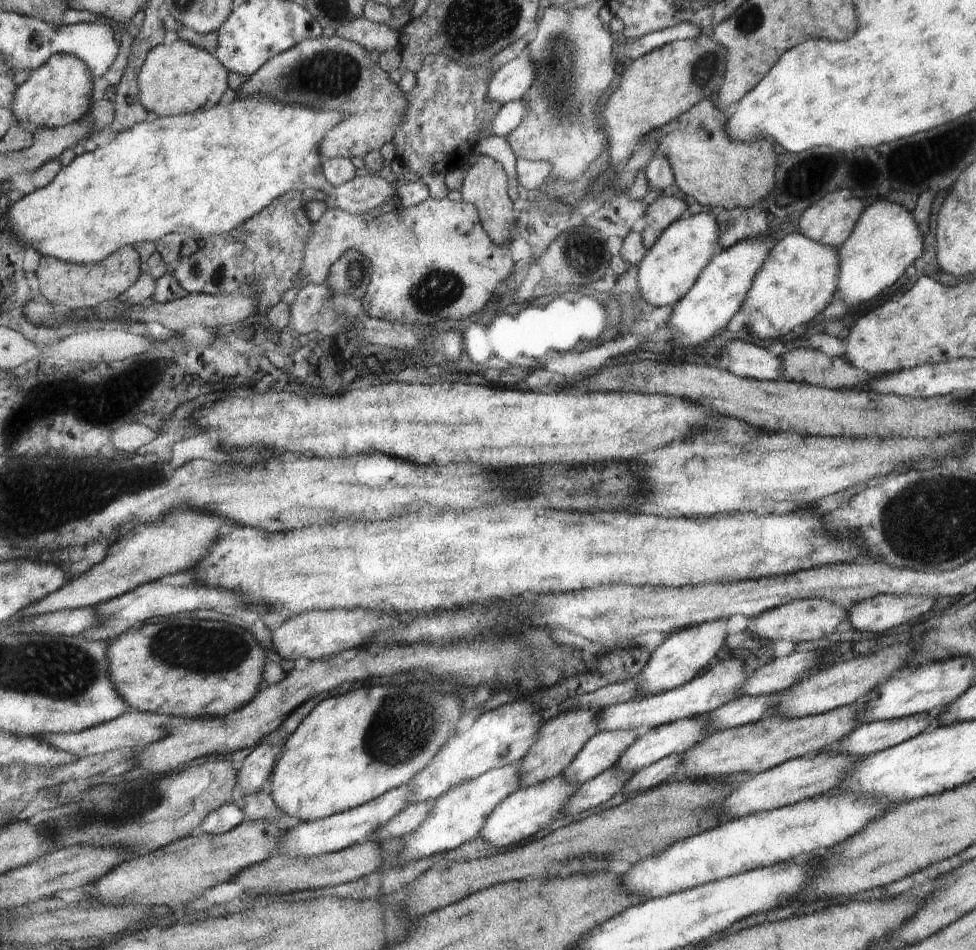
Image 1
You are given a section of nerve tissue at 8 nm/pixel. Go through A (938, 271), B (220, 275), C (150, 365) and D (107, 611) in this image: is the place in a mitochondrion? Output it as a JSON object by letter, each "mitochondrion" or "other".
{"A":"other","B":"mitochondrion","C":"mitochondrion","D":"other"}

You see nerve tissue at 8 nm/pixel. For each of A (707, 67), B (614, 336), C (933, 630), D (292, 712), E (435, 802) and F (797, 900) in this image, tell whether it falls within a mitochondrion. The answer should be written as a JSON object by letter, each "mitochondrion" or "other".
{"A":"mitochondrion","B":"other","C":"other","D":"other","E":"other","F":"other"}

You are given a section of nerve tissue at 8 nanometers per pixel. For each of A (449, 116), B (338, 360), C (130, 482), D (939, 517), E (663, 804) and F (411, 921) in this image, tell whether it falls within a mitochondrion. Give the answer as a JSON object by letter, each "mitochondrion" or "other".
{"A":"other","B":"other","C":"mitochondrion","D":"mitochondrion","E":"mitochondrion","F":"other"}

